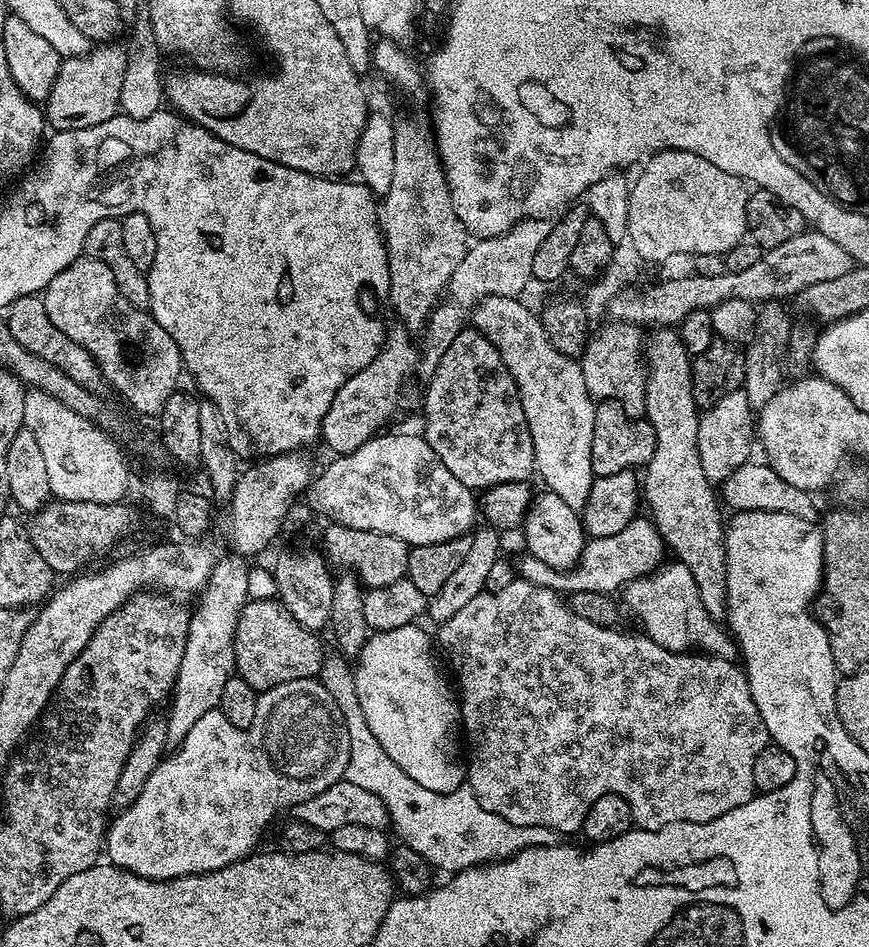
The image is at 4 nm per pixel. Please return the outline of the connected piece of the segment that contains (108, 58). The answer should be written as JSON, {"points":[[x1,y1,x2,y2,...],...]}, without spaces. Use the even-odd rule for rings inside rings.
{"points":[[109,42,93,47,84,56,61,59,48,99,42,104,49,129,58,132,86,130,86,126,98,126,98,122,106,122,117,116,120,112,122,78,128,65,128,52,118,45]]}

